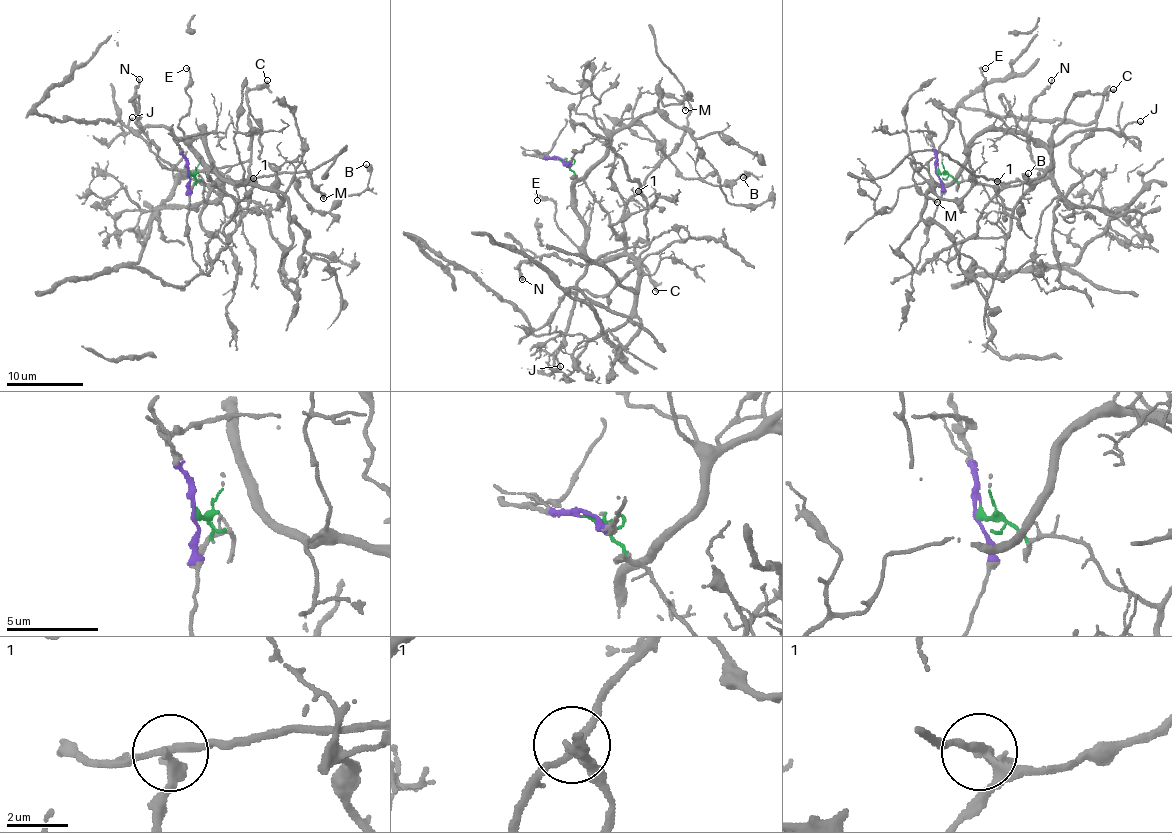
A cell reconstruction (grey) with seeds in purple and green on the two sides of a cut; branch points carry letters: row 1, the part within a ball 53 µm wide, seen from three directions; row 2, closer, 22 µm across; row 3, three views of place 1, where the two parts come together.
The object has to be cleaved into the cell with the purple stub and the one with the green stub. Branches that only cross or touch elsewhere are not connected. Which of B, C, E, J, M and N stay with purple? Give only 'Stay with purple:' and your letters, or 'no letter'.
Stay with purple: C, N

